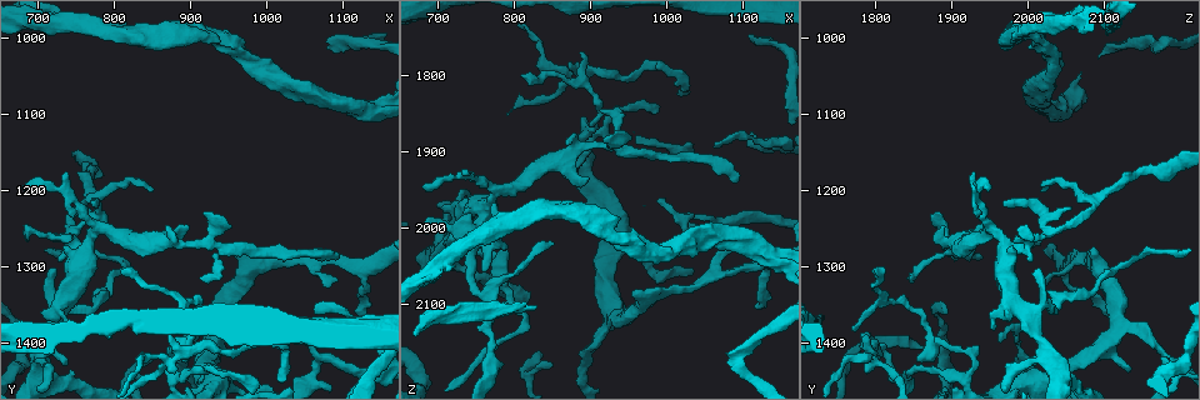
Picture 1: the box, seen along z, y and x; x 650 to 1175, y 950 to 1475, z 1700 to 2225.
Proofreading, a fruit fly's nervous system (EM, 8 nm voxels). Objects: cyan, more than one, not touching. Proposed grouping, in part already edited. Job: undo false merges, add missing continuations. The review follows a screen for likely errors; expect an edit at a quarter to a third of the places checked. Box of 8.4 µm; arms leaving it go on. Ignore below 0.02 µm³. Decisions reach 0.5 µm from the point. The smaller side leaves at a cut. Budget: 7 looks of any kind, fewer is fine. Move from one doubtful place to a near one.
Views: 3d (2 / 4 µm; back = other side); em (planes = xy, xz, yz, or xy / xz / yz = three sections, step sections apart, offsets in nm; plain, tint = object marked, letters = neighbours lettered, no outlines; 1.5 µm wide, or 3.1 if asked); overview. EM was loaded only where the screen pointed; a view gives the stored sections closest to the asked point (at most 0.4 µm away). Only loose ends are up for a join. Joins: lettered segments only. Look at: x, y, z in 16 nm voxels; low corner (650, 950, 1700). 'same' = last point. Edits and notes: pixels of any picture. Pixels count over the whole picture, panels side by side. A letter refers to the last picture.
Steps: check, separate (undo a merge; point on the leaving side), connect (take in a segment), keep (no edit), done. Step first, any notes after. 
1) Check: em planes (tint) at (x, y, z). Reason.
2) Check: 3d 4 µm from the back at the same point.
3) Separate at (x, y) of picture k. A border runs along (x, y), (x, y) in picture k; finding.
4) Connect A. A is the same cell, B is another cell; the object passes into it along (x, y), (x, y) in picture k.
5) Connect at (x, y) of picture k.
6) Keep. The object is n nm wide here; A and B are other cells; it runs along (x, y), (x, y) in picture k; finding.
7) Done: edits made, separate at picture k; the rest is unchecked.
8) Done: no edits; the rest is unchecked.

Check: em planes (tint) at (1120, 1365, 2100). Branch stops here.

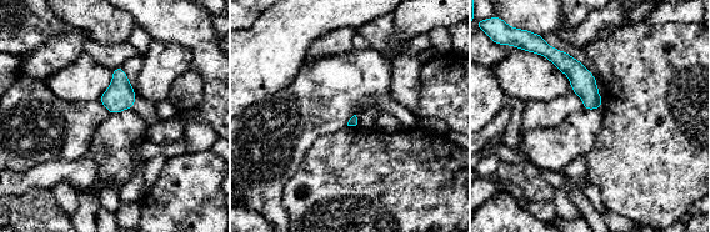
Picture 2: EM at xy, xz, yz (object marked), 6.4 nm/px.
Check: em planes (letters) at the same point.

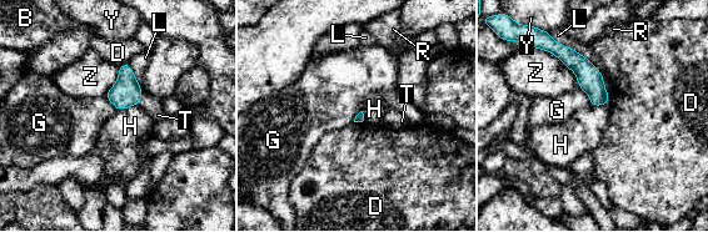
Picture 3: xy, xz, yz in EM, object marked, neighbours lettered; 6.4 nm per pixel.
Connect T. T is the same cell, B, D, G, H, L, R, Y and Z are other cells; it goes on there.

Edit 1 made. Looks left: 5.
Check: 3d 4 µm at (775, 1255, 1955). Arms part here.

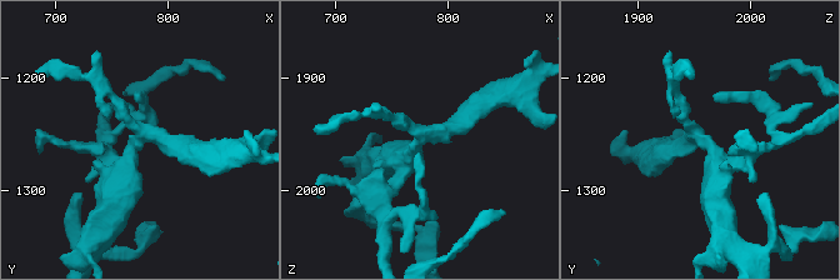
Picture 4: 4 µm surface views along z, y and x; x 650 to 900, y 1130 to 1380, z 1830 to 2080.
Check: em xz step 4 (tint) at (778, 1254, 1952). 3 arms meet here; the arms are 170, 260, 400 nm wide.

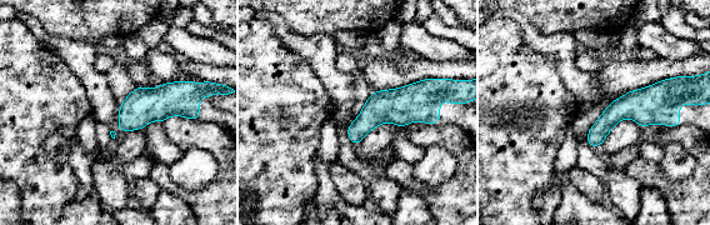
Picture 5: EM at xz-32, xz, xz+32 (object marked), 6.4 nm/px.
Check: em planes (letters) at the same point.

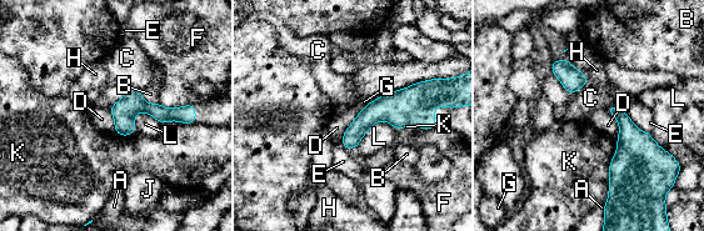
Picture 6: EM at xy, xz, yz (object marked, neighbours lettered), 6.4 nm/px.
Keep. A, B, C, D, E, F, G, H, J, K and L are other cells; it runs along (449, 100), (377, 110), (345, 142) in picture 6; one neuron here.

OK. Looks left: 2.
Done: edits made, connect at picture 3; the rest is unchecked.

